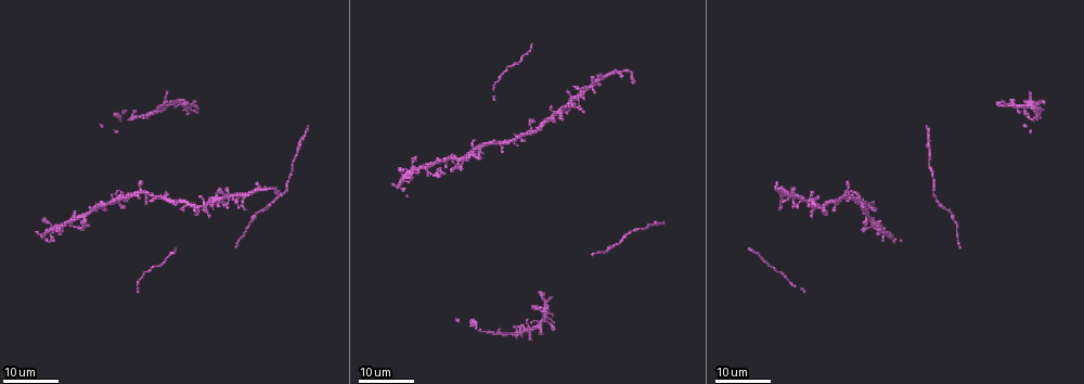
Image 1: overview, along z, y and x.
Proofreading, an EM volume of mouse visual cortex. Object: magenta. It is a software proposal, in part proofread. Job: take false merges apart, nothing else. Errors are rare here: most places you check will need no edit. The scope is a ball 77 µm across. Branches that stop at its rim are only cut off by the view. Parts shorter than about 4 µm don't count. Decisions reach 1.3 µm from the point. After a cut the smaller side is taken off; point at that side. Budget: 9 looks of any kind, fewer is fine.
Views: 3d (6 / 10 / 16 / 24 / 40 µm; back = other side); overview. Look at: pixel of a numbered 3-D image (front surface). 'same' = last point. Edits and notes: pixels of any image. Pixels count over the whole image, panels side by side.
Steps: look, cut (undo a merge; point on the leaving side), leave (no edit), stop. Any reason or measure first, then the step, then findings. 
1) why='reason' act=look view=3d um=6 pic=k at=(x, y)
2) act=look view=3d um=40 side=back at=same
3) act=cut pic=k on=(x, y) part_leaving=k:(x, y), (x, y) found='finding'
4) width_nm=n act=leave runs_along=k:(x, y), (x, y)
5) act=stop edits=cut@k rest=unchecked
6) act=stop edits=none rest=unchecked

why='arms part here' act=look view=3d um=16 pic=1 at=(138, 190)

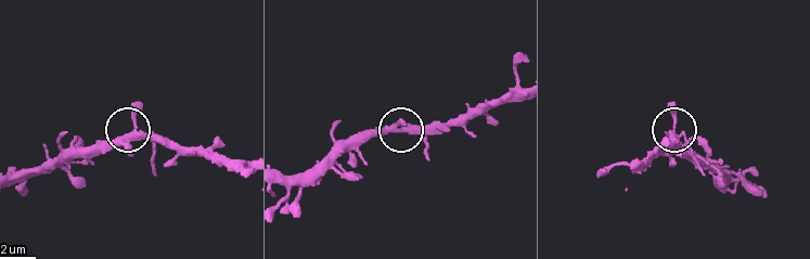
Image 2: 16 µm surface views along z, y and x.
act=look view=3d um=6 pic=2 at=(675, 126)

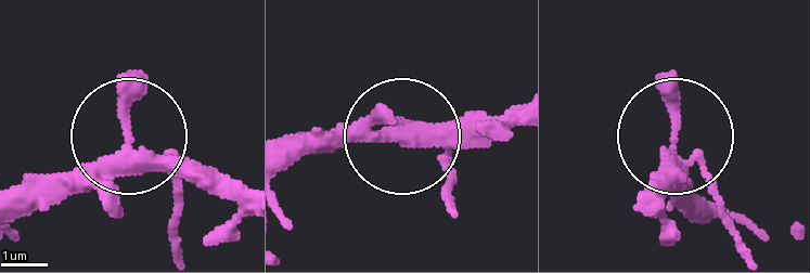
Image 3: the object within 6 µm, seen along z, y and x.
arms=3 act=leave runs_along=3:(242, 195), (184, 179), (126, 144), (79, 164), (36, 203) found='all the same cell'

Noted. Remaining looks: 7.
why='side arm on a straight run' act=look view=3d um=24 pic=1 at=(530, 130)

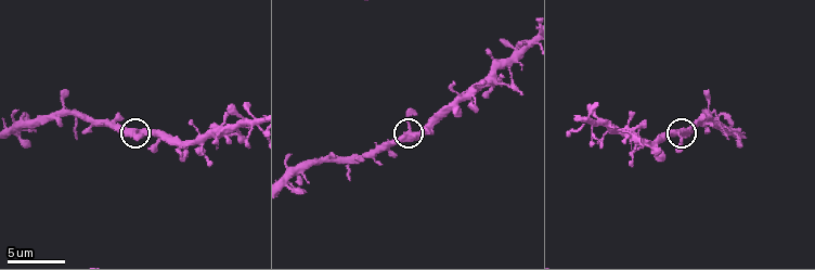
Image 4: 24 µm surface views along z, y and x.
why='zoom in' act=look view=3d um=6 pic=4 at=(138, 132)

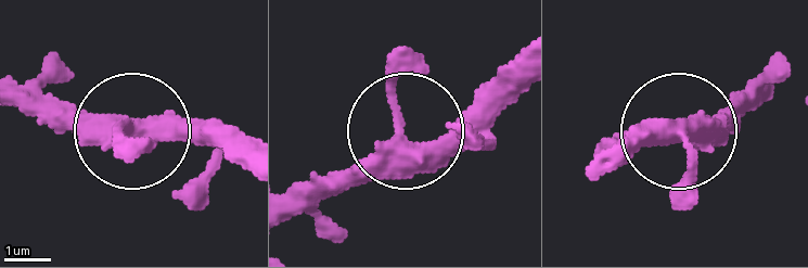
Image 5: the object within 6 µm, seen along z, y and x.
act=leave runs_along=5:(292, 219), (396, 145), (443, 134), (509, 56) found='all the same cell'

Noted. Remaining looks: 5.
why='four or more arms meet' act=look view=3d um=24 pic=1 at=(426, 167)

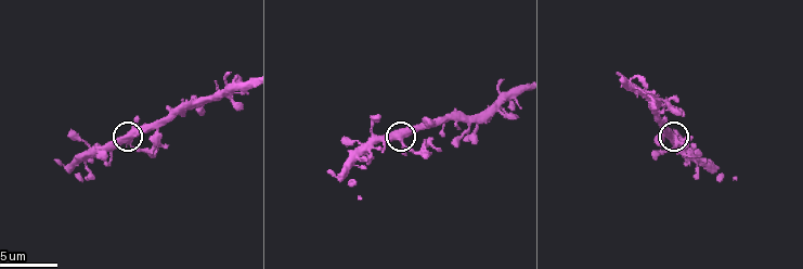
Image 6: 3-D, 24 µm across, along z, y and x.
act=look view=3d um=10 pic=6 at=(400, 138)

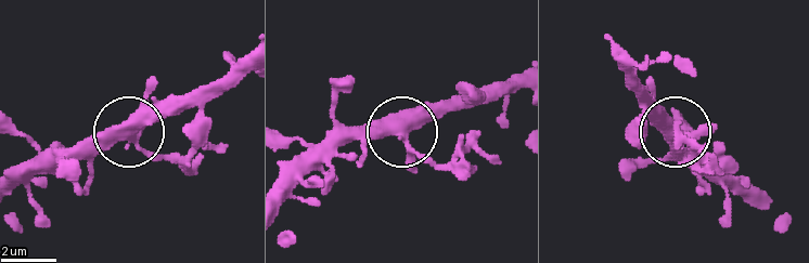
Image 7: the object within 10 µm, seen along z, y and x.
act=leave runs_along=7:(521, 80), (429, 104), (408, 122), (408, 143), (454, 175) found='one cell here'

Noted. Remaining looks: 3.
act=look view=3d um=6 pic=6 at=(464, 130)

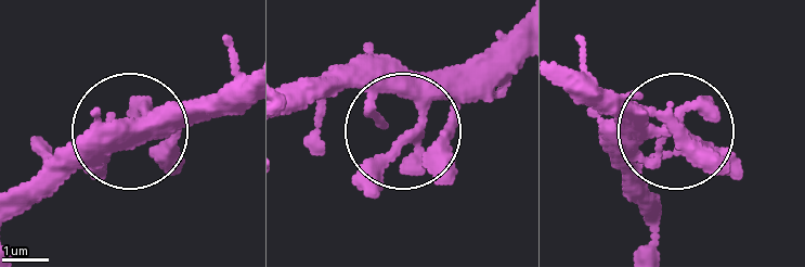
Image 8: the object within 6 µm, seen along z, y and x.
act=look view=3d um=6 side=back pic=8 at=(409, 138)

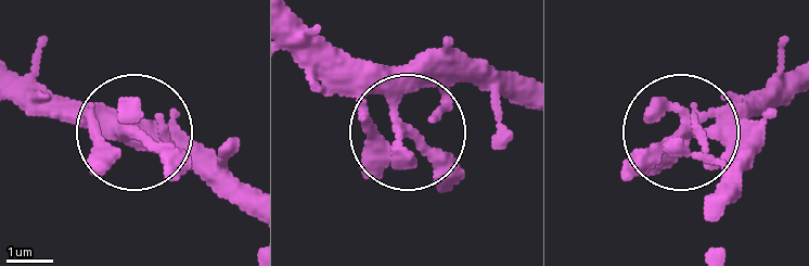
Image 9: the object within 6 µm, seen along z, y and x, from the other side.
width_nm=260 act=leave found='continuous, no second cell'

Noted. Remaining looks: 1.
act=stop edits=none rest=unchecked

